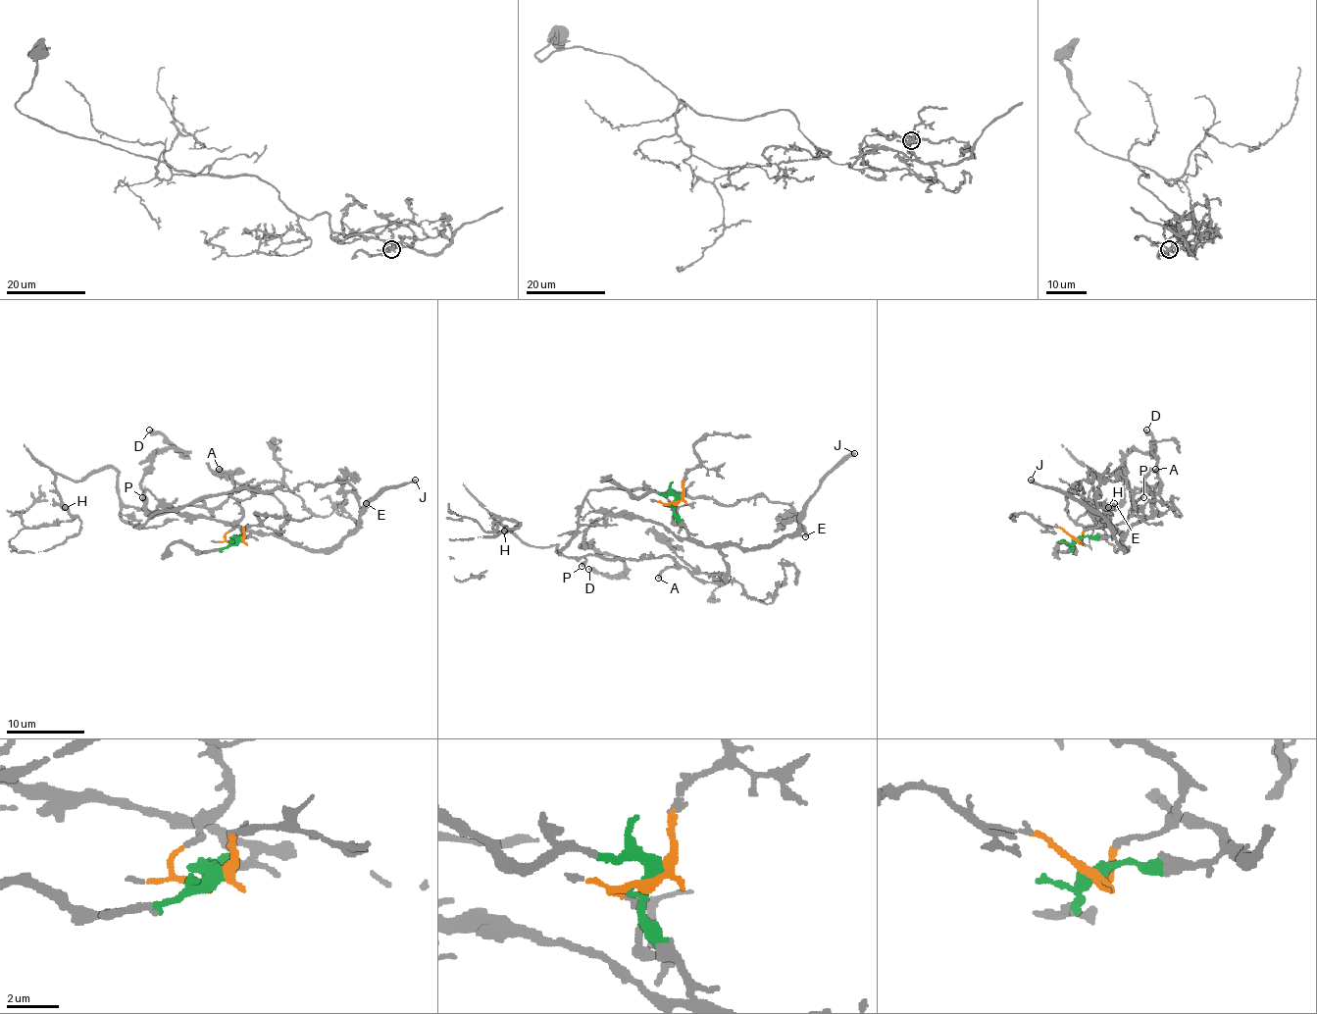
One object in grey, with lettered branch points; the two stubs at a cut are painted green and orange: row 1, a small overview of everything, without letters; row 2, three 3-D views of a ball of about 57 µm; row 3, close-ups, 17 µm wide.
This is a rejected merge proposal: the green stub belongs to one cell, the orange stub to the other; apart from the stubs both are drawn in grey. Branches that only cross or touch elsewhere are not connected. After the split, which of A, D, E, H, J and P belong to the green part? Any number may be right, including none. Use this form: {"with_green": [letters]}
{"with_green": ["D", "E", "J"]}

